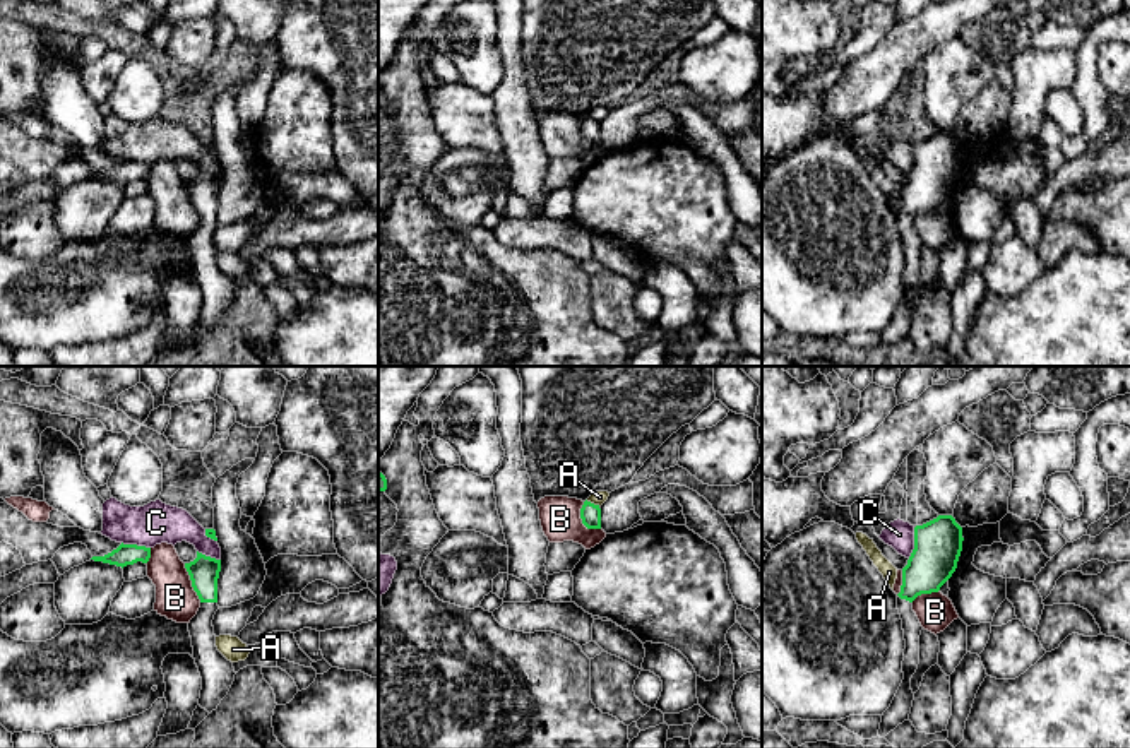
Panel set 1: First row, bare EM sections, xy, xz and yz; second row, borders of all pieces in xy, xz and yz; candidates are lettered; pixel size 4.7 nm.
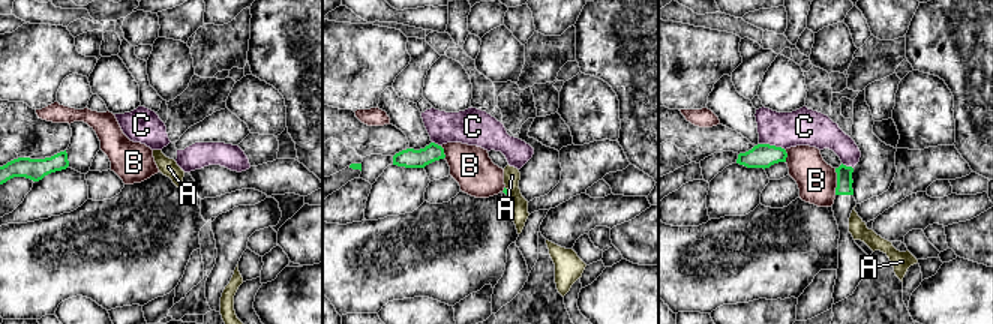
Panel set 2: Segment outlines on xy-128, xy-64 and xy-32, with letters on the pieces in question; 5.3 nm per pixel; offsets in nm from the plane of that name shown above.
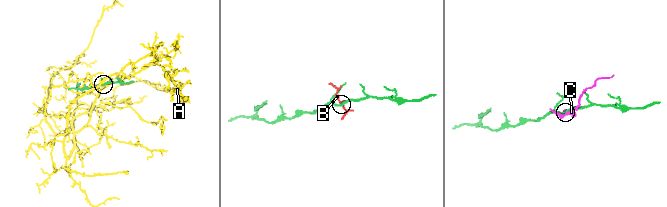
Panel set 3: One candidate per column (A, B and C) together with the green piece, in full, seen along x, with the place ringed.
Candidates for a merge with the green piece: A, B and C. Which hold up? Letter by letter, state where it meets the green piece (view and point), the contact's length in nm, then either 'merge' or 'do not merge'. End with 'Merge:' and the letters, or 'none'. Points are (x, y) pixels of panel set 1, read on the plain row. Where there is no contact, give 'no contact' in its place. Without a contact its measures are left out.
A: xz (593, 120) | 80 nm | do not merge
B: xz (582, 137) | 160 nm | do not merge
C: yz (915, 160) | 150 nm | do not merge
Merge: none

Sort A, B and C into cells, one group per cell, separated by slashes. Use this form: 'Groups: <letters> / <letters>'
Groups: A / B / C

